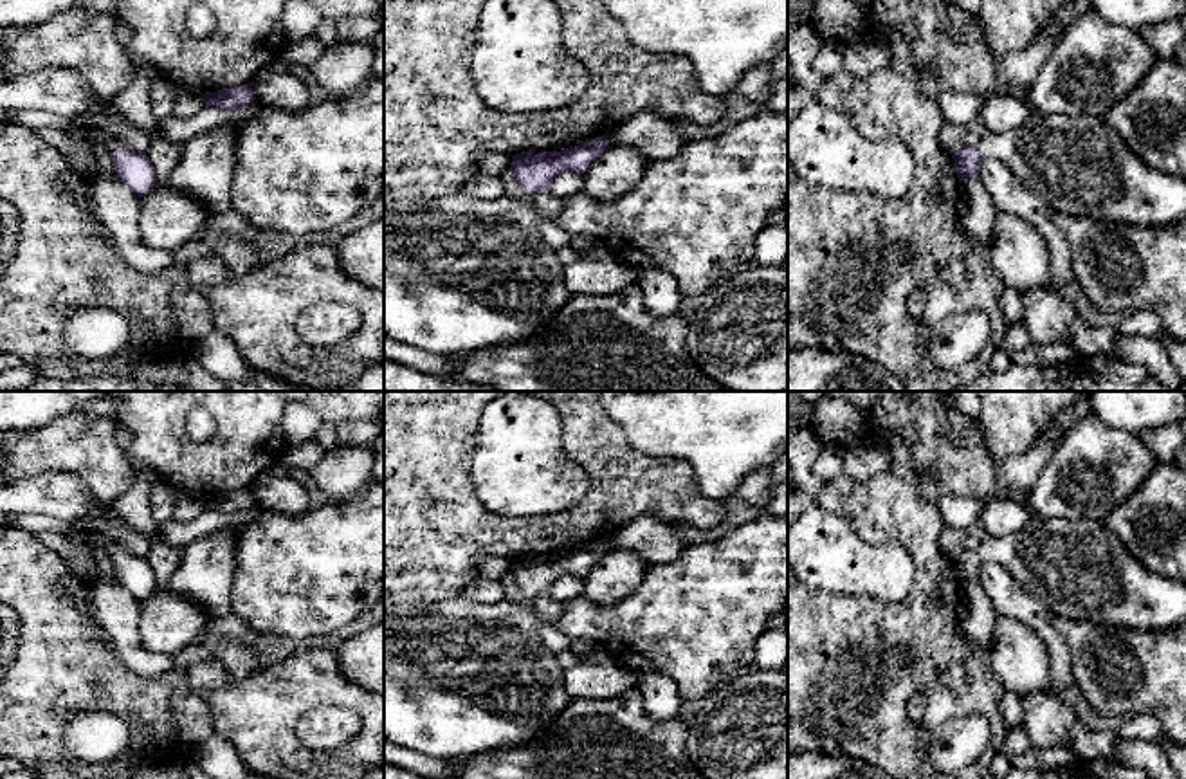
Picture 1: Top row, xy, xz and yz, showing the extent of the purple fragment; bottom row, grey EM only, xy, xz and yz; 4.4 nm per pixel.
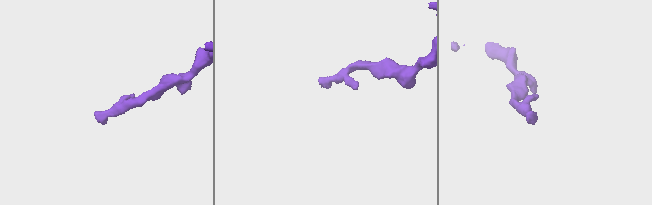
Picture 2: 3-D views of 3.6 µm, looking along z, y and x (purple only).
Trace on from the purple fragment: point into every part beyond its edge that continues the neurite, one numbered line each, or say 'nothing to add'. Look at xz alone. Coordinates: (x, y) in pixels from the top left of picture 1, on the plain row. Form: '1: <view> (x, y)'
1: xz (460, 678)

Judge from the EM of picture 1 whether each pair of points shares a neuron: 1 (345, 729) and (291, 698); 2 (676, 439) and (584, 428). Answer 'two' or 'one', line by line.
1: two
2: two

